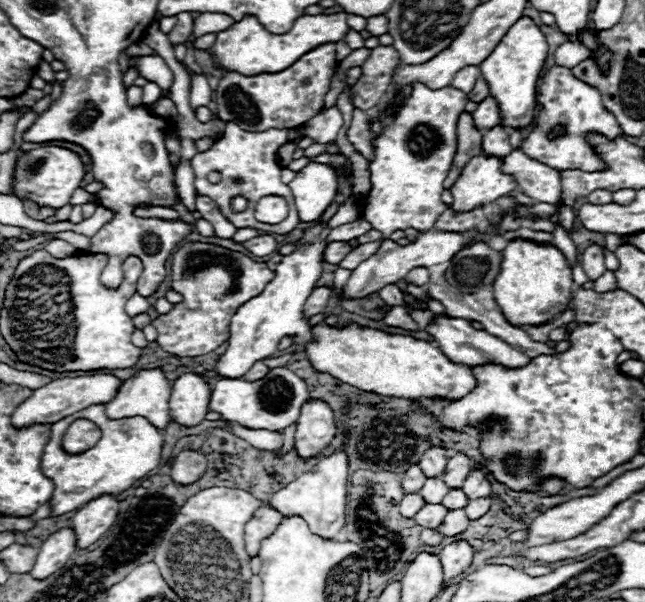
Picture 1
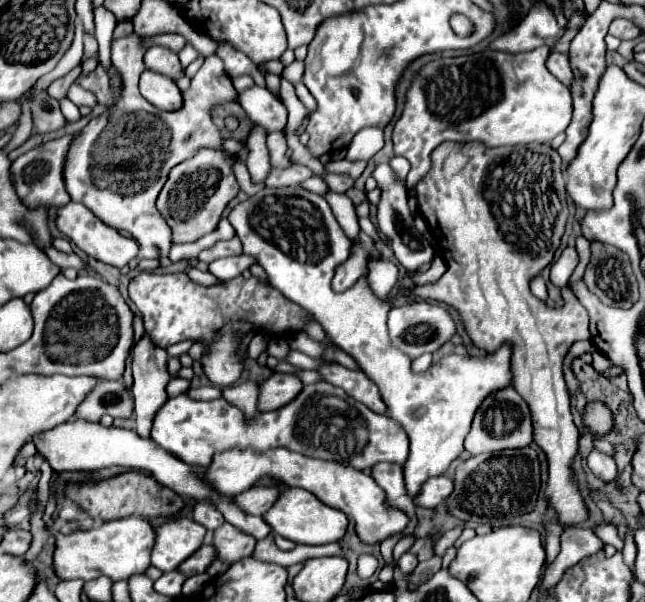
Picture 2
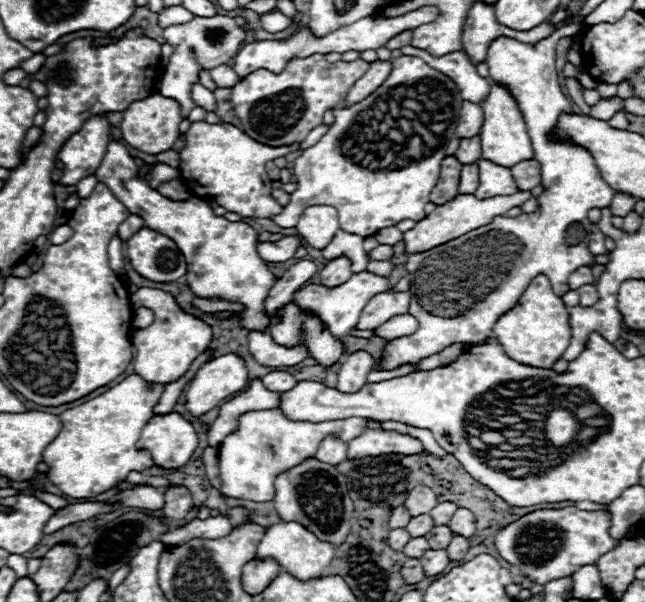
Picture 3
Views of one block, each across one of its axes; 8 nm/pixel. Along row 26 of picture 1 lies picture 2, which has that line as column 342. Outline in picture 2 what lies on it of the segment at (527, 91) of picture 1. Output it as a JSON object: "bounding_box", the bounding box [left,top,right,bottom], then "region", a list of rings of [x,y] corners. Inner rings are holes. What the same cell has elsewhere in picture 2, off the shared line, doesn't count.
{"bounding_box":[264,488,348,544],"region":[[[286,488],[280,494],[280,500],[276,500],[276,504],[268,510],[268,514],[264,514],[264,520],[274,530],[274,534],[280,534],[296,544],[340,542],[348,528],[348,516],[342,510],[326,506],[304,488]]]}

